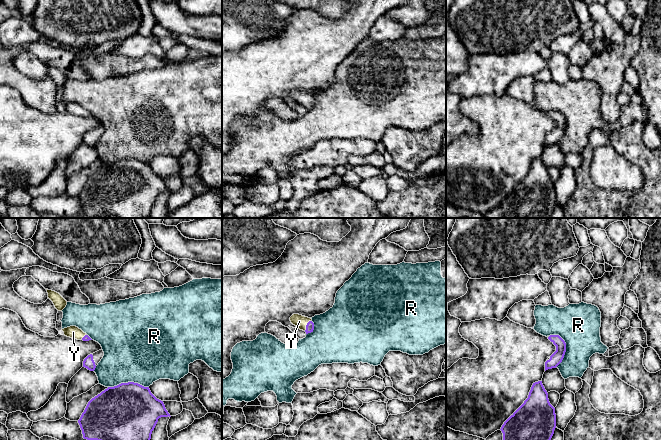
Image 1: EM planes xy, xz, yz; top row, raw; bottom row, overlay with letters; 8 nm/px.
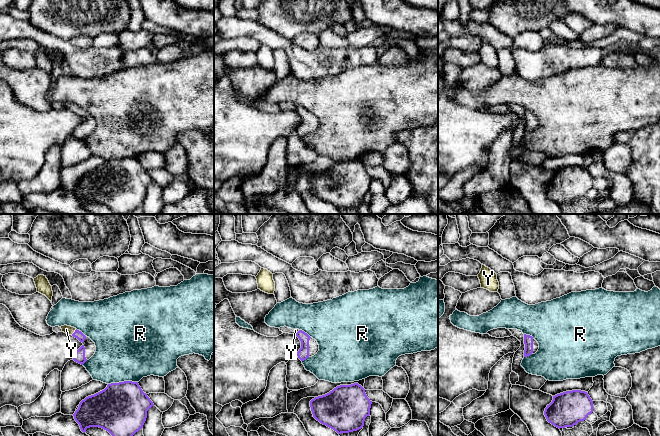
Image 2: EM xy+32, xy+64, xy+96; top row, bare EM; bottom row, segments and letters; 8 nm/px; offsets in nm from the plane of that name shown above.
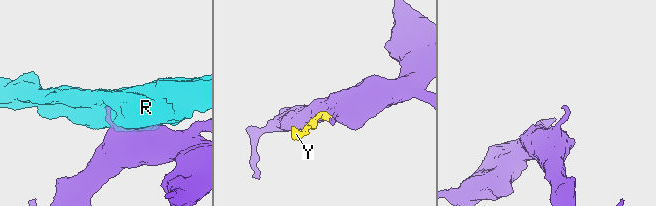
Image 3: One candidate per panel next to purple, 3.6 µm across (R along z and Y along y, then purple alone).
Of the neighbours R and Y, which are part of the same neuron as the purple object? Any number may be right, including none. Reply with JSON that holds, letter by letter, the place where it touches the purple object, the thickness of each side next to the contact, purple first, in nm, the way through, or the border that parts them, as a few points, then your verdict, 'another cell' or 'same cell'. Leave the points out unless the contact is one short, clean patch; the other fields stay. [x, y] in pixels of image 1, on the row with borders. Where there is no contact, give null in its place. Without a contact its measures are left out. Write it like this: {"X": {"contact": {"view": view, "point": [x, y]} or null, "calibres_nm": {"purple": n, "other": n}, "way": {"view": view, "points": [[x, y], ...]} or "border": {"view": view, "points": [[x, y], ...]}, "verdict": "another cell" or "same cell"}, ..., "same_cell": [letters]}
{"R": {"contact": {"view": "yz", "point": [565, 347]}, "calibres_nm": {"purple": 100, "other": 340}, "verdict": "another cell"}, "Y": {"contact": {"view": "xz", "point": [306, 325]}, "calibres_nm": {"purple": 60, "other": 100}, "way": {"view": "xz", "points": [[310, 325], [306, 325], [299, 321]]}, "verdict": "same cell"}, "same_cell": ["Y"]}

